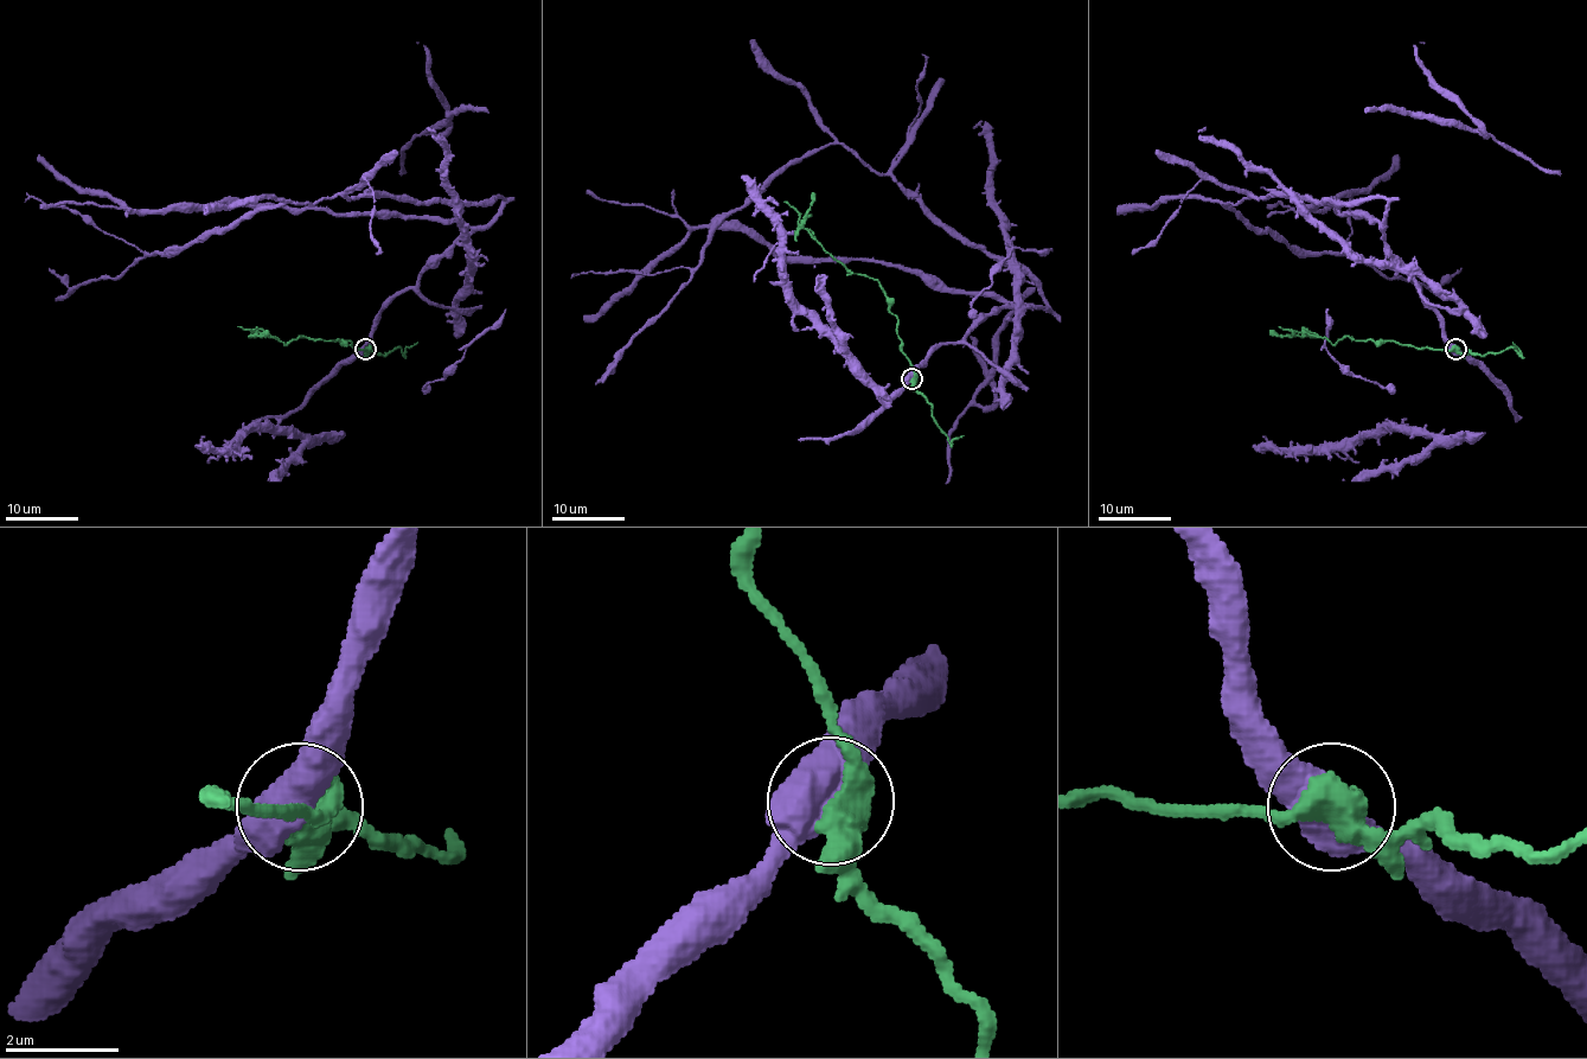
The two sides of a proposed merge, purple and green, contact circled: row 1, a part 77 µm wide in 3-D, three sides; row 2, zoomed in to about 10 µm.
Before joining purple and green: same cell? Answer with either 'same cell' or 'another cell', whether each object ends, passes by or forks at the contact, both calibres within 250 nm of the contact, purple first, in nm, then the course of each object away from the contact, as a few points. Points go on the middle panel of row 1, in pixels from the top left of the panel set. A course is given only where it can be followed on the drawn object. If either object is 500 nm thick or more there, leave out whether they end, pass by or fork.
another cell; calibres 600 and 500 nm; course purple (912, 378), (990, 314), (1050, 310), (1026, 275), (826, 144), (734, 209), (691, 279), (595, 384); course green (912, 378), (912, 362), (901, 350), (897, 318), (881, 284), (848, 272), (804, 225), (816, 193)

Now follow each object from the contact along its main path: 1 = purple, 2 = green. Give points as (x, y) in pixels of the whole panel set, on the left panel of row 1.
1: (365, 349), (375, 318), (480, 230), (500, 197), (280, 203), (116, 278), (70, 288), (49, 268)
2: (365, 350), (334, 339), (301, 336), (287, 345), (277, 338), (257, 336), (266, 336), (269, 330)

